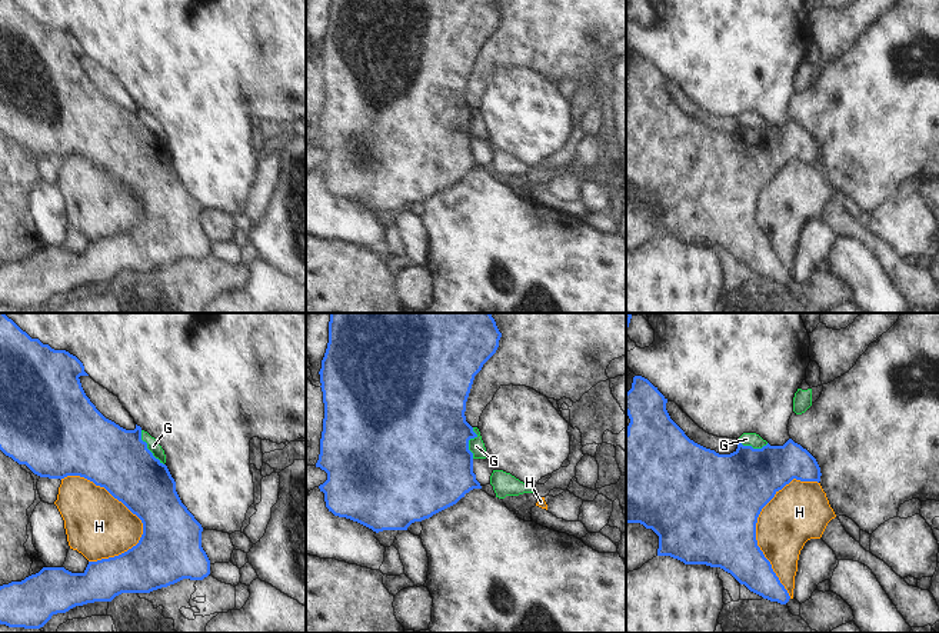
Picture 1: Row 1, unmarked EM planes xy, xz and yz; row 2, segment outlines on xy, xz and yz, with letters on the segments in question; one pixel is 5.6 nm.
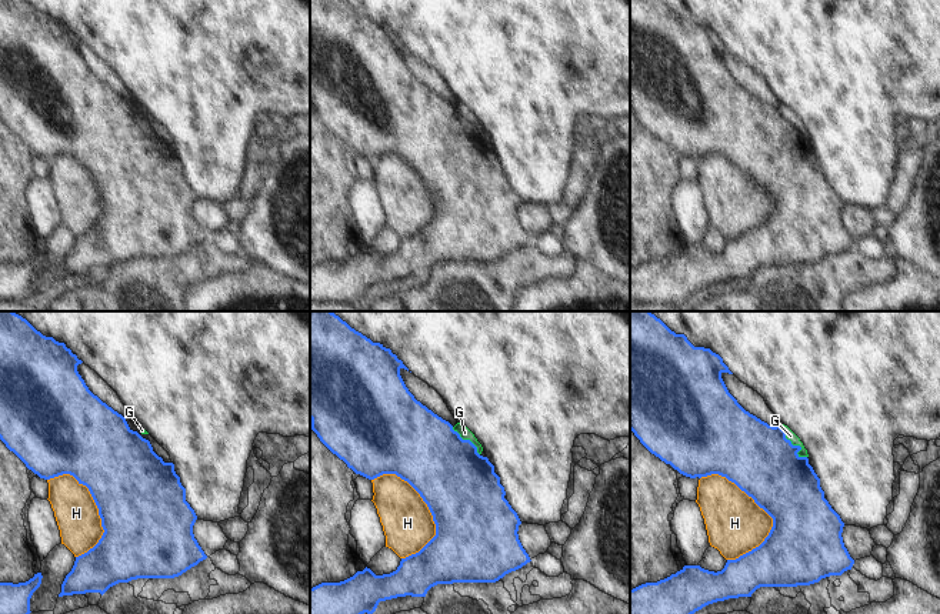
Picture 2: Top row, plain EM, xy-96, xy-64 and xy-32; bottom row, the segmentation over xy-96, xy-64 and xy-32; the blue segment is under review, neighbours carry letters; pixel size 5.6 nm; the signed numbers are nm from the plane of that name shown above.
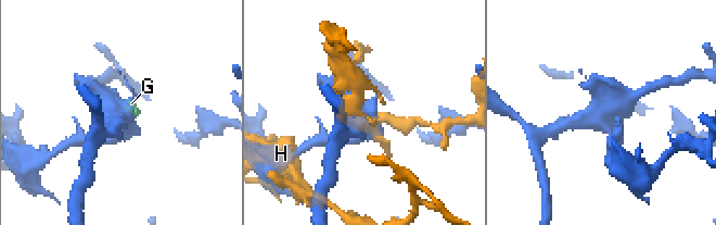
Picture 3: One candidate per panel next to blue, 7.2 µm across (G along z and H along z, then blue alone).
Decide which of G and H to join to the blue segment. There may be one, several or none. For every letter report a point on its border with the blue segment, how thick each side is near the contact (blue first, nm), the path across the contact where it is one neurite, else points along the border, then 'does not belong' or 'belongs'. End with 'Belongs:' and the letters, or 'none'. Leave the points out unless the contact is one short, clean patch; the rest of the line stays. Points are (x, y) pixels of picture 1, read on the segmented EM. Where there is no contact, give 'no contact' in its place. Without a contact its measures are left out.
G: meets blue in xy at (146, 447); 360 nm thick on the blue side, 70 nm on the other; border along xy (140, 430), (140, 437), (146, 447), (163, 465); does not belong
H: meets blue in xy at (112, 495); 360 nm thick on the blue side, 360 nm on the other; does not belong
Belongs: none

